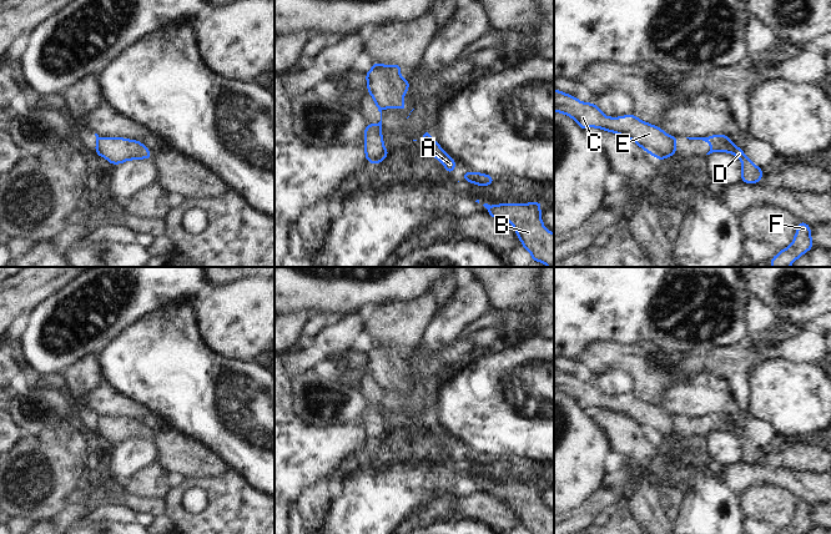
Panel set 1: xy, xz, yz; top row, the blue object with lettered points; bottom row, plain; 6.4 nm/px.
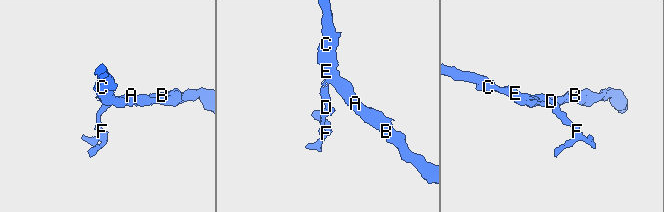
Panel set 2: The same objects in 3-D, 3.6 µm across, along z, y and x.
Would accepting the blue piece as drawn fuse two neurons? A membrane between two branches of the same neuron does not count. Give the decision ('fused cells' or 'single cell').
fused cells

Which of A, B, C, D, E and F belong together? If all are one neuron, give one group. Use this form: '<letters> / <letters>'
A B C E / D F

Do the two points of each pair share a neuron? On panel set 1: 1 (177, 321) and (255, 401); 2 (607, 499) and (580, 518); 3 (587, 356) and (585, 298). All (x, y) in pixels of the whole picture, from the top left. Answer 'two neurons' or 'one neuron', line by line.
1: one neuron
2: one neuron
3: two neurons

